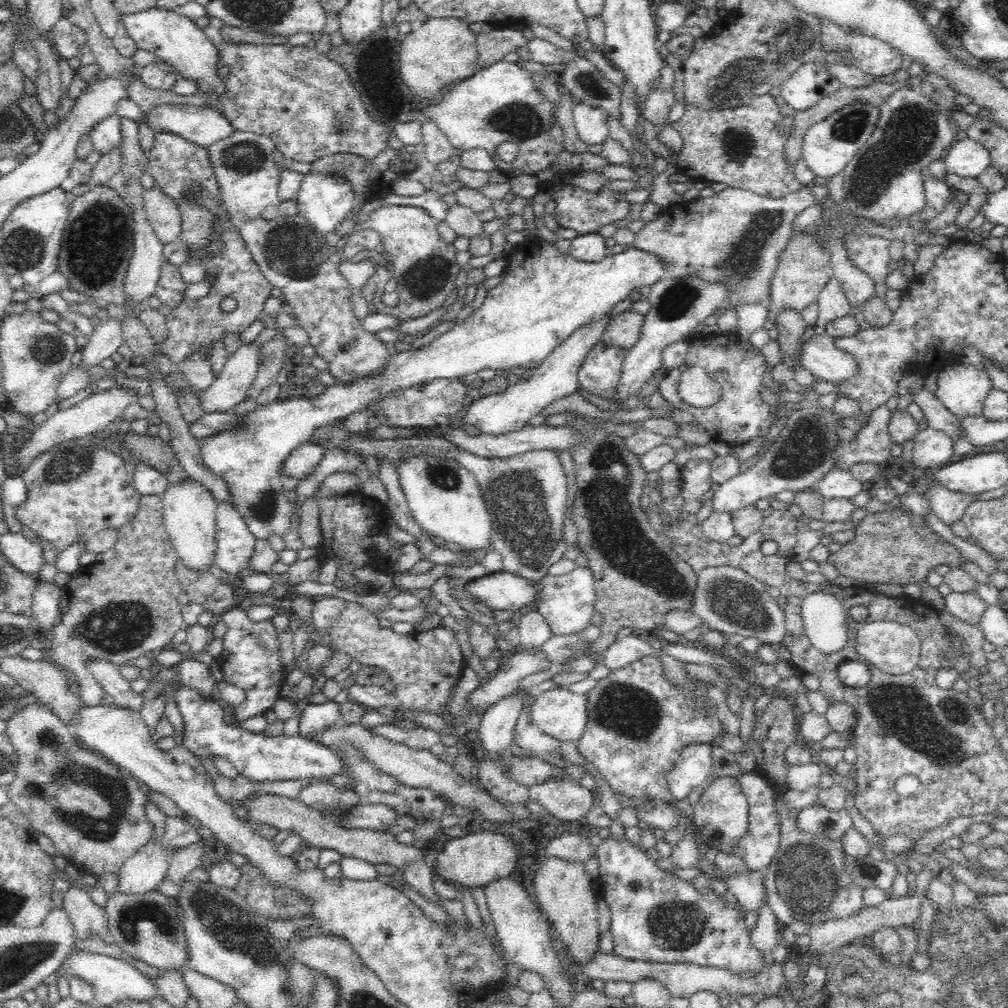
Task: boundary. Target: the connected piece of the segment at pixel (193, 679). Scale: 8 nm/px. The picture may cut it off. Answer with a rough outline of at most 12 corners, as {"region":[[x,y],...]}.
{"region":[[188,657],[177,665],[175,677],[211,696],[217,681],[201,660]]}

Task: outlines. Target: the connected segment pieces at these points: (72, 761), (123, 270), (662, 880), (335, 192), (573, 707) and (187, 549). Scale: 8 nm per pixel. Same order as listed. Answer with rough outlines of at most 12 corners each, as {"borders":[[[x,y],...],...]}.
{"borders":[[[38,701],[4,734],[5,788],[82,872],[118,874],[147,789]],[[92,187],[69,204],[58,272],[97,311],[124,309],[132,213]],[[611,835],[613,953],[755,977],[744,911]],[[306,174],[295,197],[316,233],[336,234],[355,202],[337,176]],[[558,686],[530,708],[535,729],[576,742],[586,729],[586,695]],[[193,478],[161,494],[163,523],[181,561],[214,560],[217,500]]]}

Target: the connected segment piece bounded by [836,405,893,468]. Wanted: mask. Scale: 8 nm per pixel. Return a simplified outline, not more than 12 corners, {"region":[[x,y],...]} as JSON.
{"region":[[891,412],[870,414],[856,441],[840,440],[841,466],[880,464],[890,459]]}

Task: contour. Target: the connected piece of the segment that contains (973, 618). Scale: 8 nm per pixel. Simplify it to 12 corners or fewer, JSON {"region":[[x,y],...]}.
{"region":[[976,592],[946,596],[945,610],[960,622],[980,626],[988,604]]}

